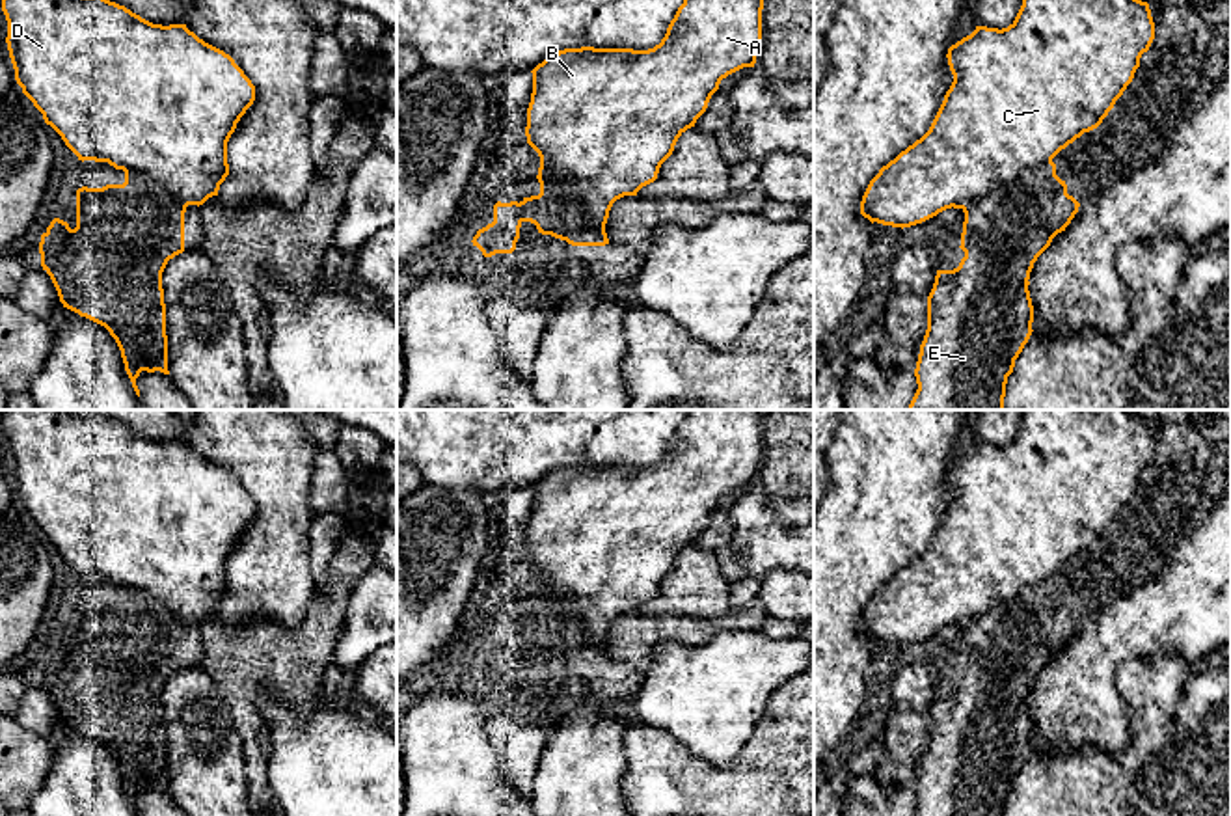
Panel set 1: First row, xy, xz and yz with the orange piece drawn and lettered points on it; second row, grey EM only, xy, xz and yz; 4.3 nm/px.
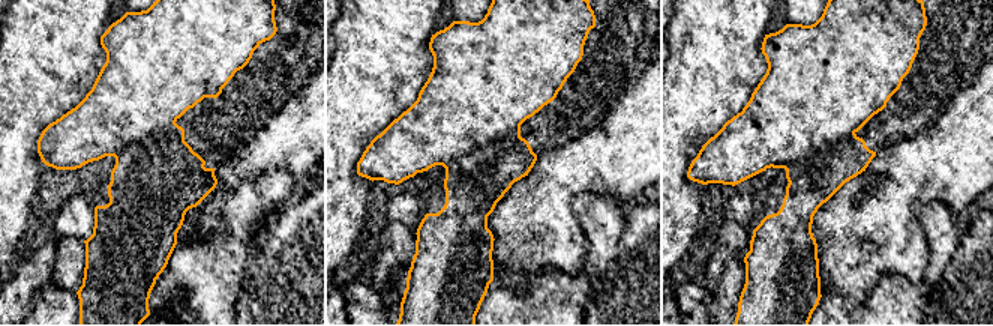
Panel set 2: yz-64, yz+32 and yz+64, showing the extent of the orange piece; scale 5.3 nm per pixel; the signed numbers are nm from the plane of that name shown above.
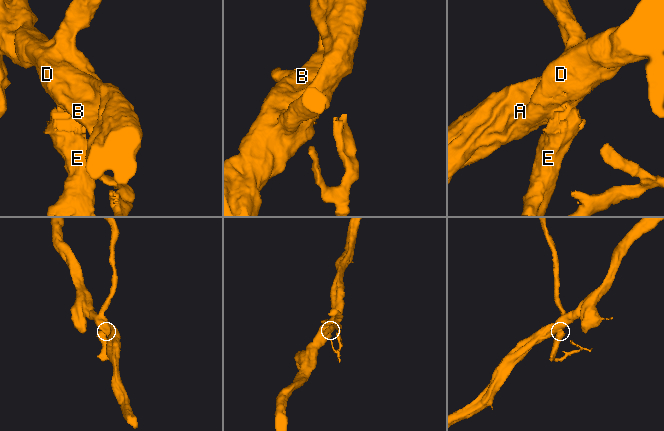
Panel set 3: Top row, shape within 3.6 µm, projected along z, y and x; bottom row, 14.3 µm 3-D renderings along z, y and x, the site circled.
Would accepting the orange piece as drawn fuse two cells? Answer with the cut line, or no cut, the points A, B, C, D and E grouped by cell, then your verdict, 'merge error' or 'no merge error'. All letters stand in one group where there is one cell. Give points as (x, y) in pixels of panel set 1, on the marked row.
cut in yz along (1051, 159), (1027, 170), (1008, 187), (961, 207); A B C D / E; merge error

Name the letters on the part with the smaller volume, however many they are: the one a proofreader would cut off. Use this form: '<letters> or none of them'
E

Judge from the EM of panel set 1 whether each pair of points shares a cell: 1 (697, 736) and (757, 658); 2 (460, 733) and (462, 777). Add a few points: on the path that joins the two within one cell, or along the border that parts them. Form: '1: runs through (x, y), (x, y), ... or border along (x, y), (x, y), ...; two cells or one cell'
1: runs through (710, 718), (712, 703), (738, 677); one cell
2: runs through (460, 744), (460, 766); one cell

